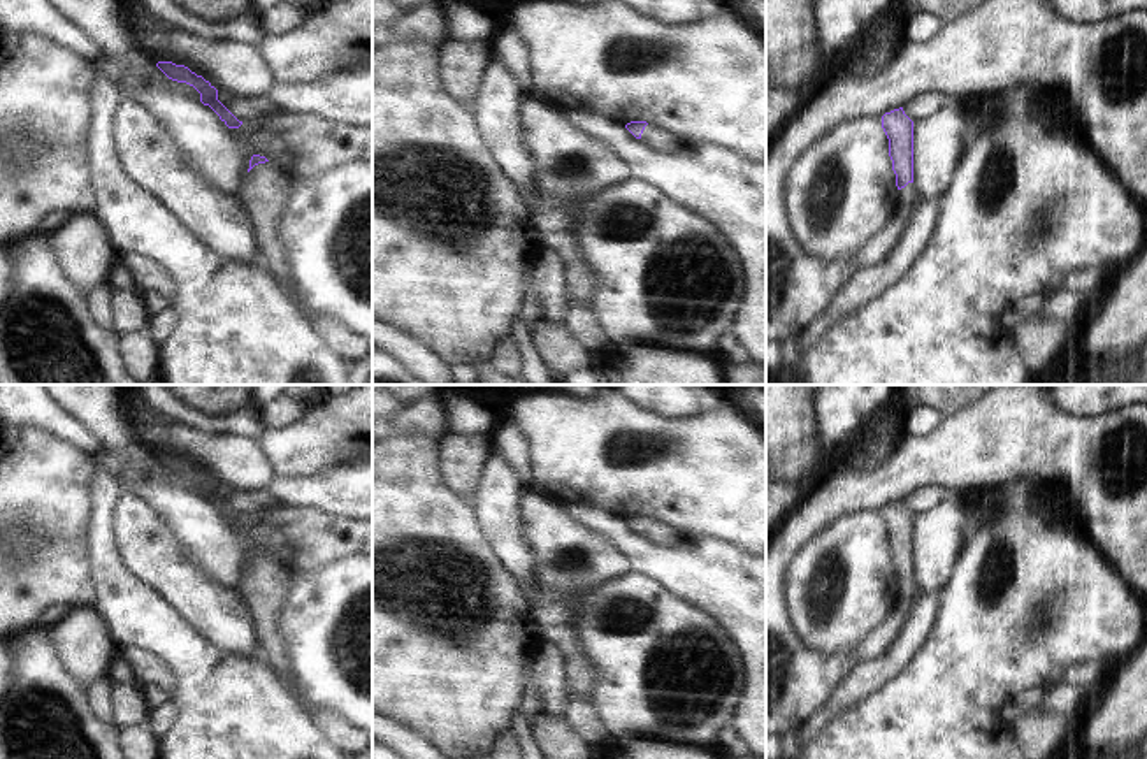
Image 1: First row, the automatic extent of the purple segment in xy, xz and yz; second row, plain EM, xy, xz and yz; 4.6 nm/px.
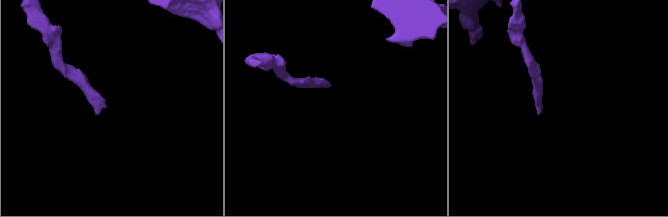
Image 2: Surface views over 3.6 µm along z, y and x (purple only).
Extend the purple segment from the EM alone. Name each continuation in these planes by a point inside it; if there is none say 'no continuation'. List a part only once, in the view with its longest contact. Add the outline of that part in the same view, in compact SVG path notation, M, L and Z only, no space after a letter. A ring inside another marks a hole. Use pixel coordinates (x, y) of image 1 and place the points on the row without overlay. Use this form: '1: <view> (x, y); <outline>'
1: xy (262, 589); M276 555L255 559L235 592L255 622L258 657L281 678L288 673L288 661L279 632L279 610L288 585L288 569Z

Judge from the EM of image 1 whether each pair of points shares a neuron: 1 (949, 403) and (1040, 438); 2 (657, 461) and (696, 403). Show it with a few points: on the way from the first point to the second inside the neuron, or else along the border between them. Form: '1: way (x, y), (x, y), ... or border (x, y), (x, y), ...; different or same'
1: border (970, 403), (944, 419); different
2: border (721, 403), (680, 417), (647, 410); different

